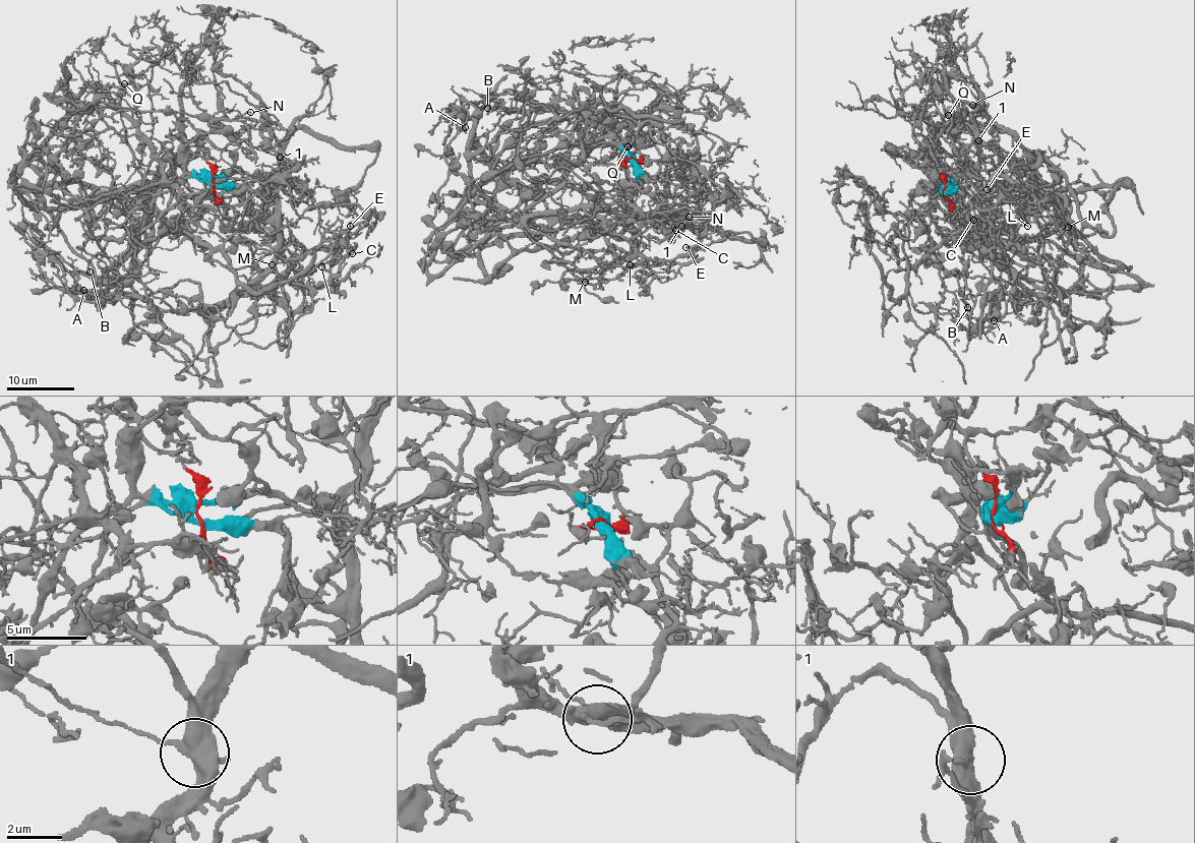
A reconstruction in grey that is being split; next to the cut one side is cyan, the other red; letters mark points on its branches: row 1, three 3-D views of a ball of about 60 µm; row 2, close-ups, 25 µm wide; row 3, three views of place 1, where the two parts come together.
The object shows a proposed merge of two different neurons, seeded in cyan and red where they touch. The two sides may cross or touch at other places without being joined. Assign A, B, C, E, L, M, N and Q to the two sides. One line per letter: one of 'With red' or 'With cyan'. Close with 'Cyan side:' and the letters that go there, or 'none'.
A: With red
B: With red
C: With cyan
E: With cyan
L: With cyan
M: With cyan
N: With cyan
Q: With red
Cyan side: C, E, L, M, N

